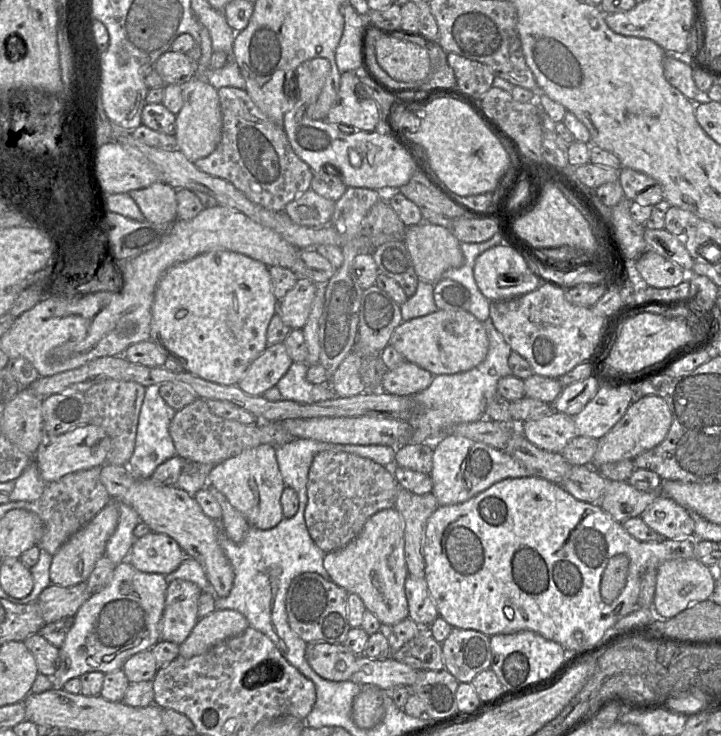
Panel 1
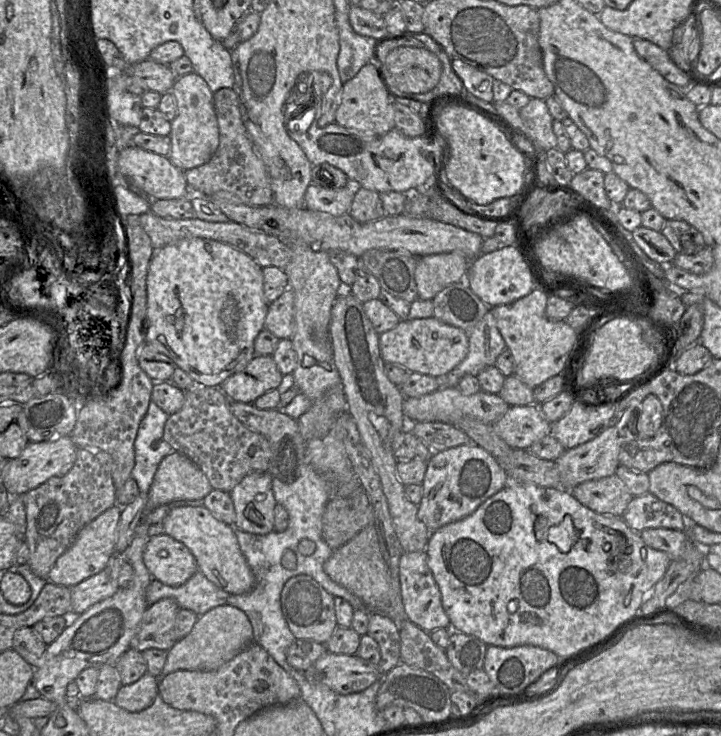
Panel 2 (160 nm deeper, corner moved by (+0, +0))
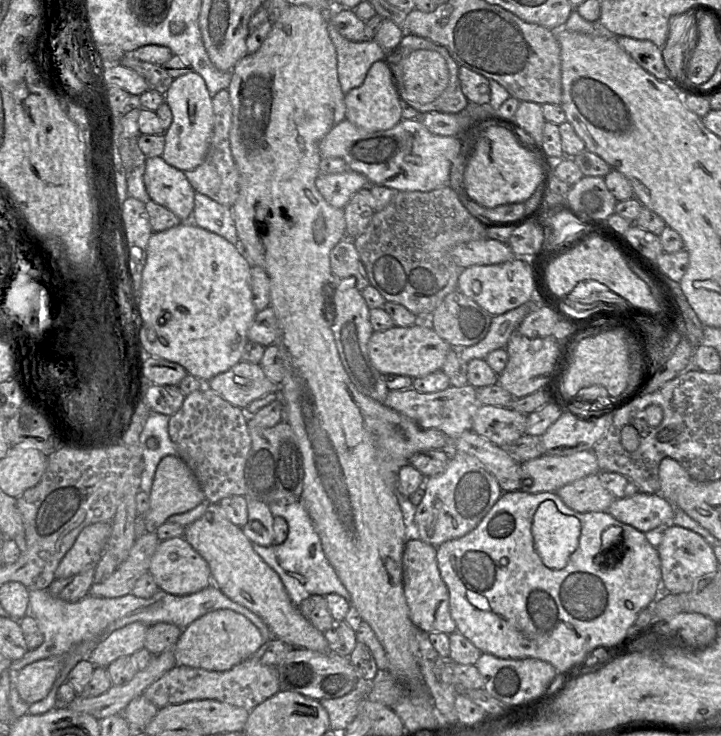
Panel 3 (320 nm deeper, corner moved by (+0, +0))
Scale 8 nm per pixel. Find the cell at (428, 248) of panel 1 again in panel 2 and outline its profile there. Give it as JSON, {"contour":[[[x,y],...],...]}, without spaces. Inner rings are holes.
{"contour":[[[455,252],[425,255],[418,258],[414,278],[418,298],[432,300],[441,290],[466,279],[468,259]]]}

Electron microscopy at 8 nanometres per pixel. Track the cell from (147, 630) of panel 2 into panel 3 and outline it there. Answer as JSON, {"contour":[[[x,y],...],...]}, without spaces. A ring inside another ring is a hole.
{"contour":[[[142,622],[130,623],[101,638],[88,659],[95,667],[106,668],[122,656],[131,656],[144,648],[144,640],[150,625]]]}

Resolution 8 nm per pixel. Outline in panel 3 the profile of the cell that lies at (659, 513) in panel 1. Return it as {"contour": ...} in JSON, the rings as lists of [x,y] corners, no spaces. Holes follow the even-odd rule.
{"contour":[[[637,492],[629,497],[615,499],[607,512],[619,522],[646,533],[670,524],[675,507],[660,494]]]}

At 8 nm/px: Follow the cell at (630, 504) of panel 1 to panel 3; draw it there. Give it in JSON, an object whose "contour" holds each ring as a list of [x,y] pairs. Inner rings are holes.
{"contour":[[[598,474],[588,475],[584,478],[574,481],[573,483],[567,484],[561,487],[559,490],[557,490],[556,493],[567,507],[579,513],[604,512],[608,510],[611,503],[615,499],[621,499],[621,498],[614,498],[614,496],[603,486],[601,480],[598,477]]]}

